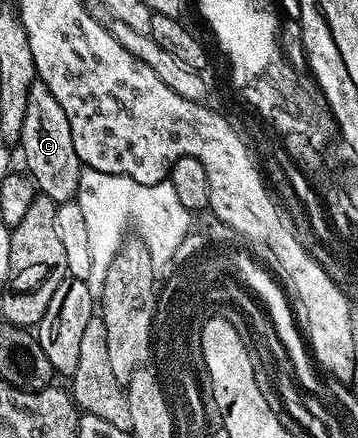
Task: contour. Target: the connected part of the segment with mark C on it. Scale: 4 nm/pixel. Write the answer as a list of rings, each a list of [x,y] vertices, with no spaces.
[[[36,79],[29,89],[29,103],[25,107],[25,123],[18,144],[23,145],[26,172],[42,196],[57,203],[76,200],[79,176],[84,166],[73,147],[73,131],[69,131],[69,119],[65,111],[61,111],[61,103],[53,99],[53,91],[49,91],[44,81]]]

